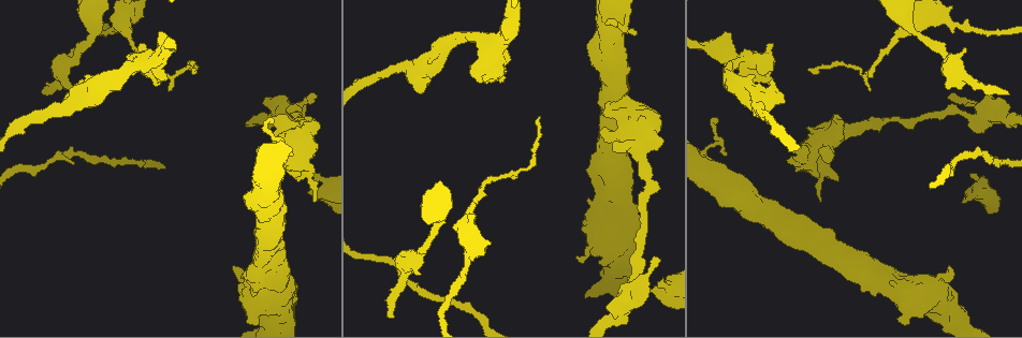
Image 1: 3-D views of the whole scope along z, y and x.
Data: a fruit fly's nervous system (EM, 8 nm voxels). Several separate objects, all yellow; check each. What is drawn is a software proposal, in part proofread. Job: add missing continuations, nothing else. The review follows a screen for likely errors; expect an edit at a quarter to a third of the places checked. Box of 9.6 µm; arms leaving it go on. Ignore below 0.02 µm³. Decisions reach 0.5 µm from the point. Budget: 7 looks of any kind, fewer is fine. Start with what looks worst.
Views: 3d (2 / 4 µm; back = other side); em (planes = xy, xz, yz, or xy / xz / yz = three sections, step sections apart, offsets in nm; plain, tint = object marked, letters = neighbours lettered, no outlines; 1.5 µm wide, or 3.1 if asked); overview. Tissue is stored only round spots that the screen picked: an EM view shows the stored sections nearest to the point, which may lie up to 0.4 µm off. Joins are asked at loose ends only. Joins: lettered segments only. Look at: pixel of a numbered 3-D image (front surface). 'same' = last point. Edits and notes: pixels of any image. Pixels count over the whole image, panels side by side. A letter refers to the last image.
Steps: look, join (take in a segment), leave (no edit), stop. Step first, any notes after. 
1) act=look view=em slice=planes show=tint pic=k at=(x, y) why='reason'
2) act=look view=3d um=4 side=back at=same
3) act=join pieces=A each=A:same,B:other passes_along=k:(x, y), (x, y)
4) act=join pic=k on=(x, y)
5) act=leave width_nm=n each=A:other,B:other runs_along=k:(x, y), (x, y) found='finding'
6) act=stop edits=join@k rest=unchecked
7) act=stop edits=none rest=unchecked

act=look view=em slice=planes show=plain pic=1 at=(1009, 94) why='free end'

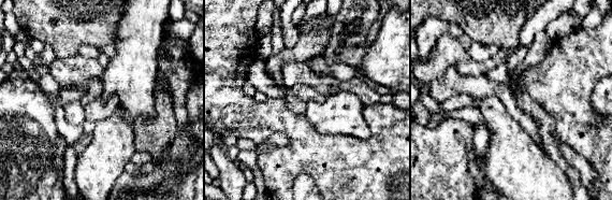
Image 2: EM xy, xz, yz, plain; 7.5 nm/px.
act=look view=em slice=planes show=letters at=same why='see the neighbours'

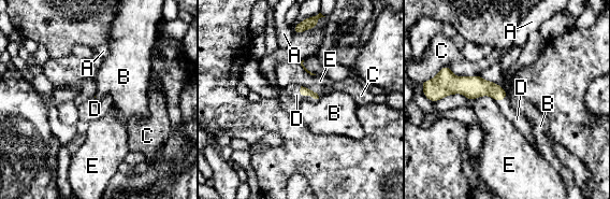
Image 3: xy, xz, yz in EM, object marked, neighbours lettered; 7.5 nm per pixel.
act=join pieces=D each=A:other,B:other,C:other,D:same,E:other passes_along=3:(305, 91), (308, 96), (296, 95) found='the cell continues'

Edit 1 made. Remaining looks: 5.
act=look view=3d um=4 pic=1 at=(963, 50) why='an open end'

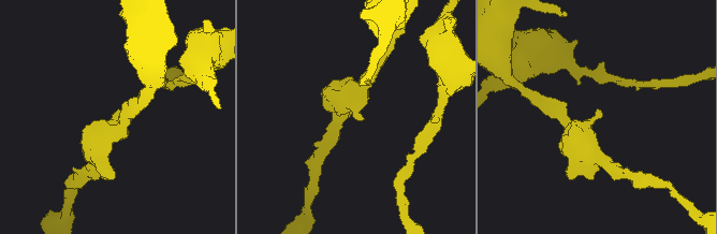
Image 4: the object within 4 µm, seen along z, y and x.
act=look view=em slice=xy step=4 show=tint pic=4 at=(360, 117)

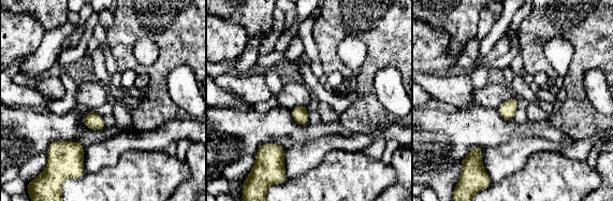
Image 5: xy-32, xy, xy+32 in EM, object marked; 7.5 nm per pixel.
act=look view=em slice=planes show=letters at=same

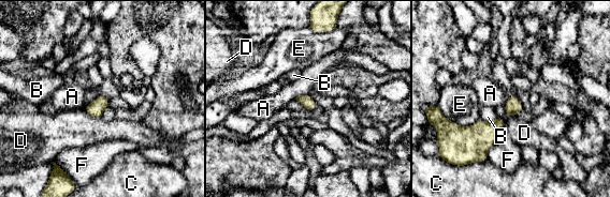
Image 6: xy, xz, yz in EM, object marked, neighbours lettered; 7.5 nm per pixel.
act=leave each=A:other,B:other,C:other,D:other,E:other,F:other border=6:(308, 93), (298, 95), (294, 99) found='no lettered segment goes on from it'

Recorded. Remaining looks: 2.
act=look view=em slice=planes show=plain pic=1 at=(624, 98)

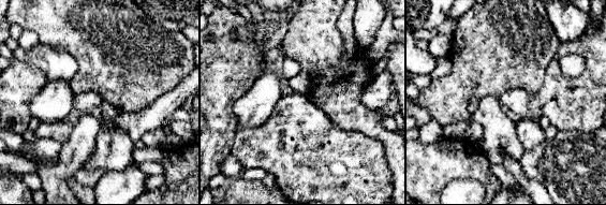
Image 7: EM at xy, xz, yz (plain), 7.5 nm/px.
act=look view=em slice=planes show=letters at=same why='see the neighbours'

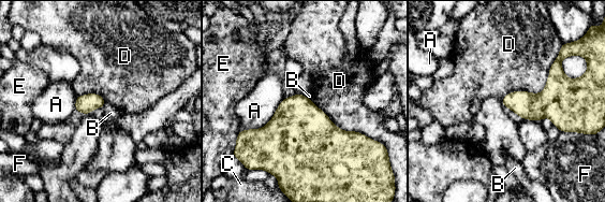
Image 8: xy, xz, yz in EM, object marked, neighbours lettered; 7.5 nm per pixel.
act=leave longest_contact=D:600nm each=A:other,B:other,C:other,D:other,E:other,F:other border=8:(560, 48), (541, 91), (501, 100) found='no lettered segment goes on from it'

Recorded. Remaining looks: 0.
act=stop edits=join@3 rest=unchecked

